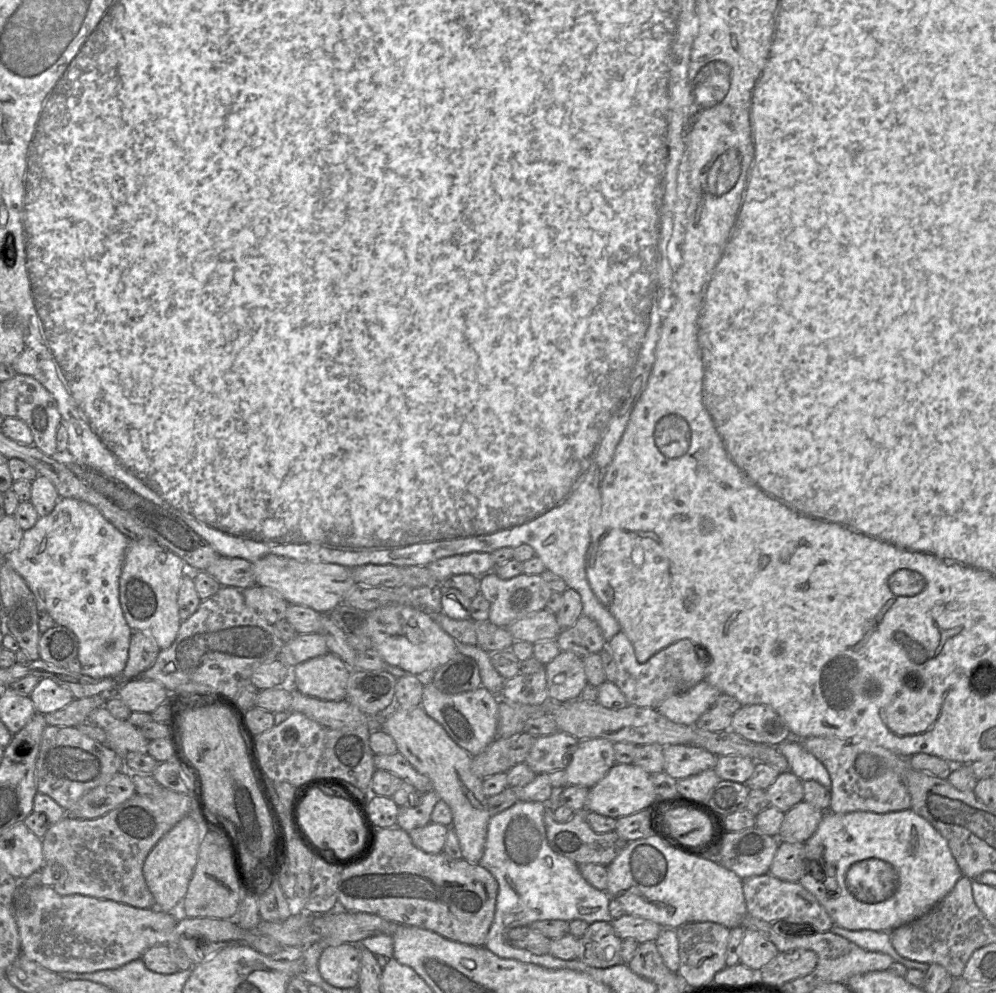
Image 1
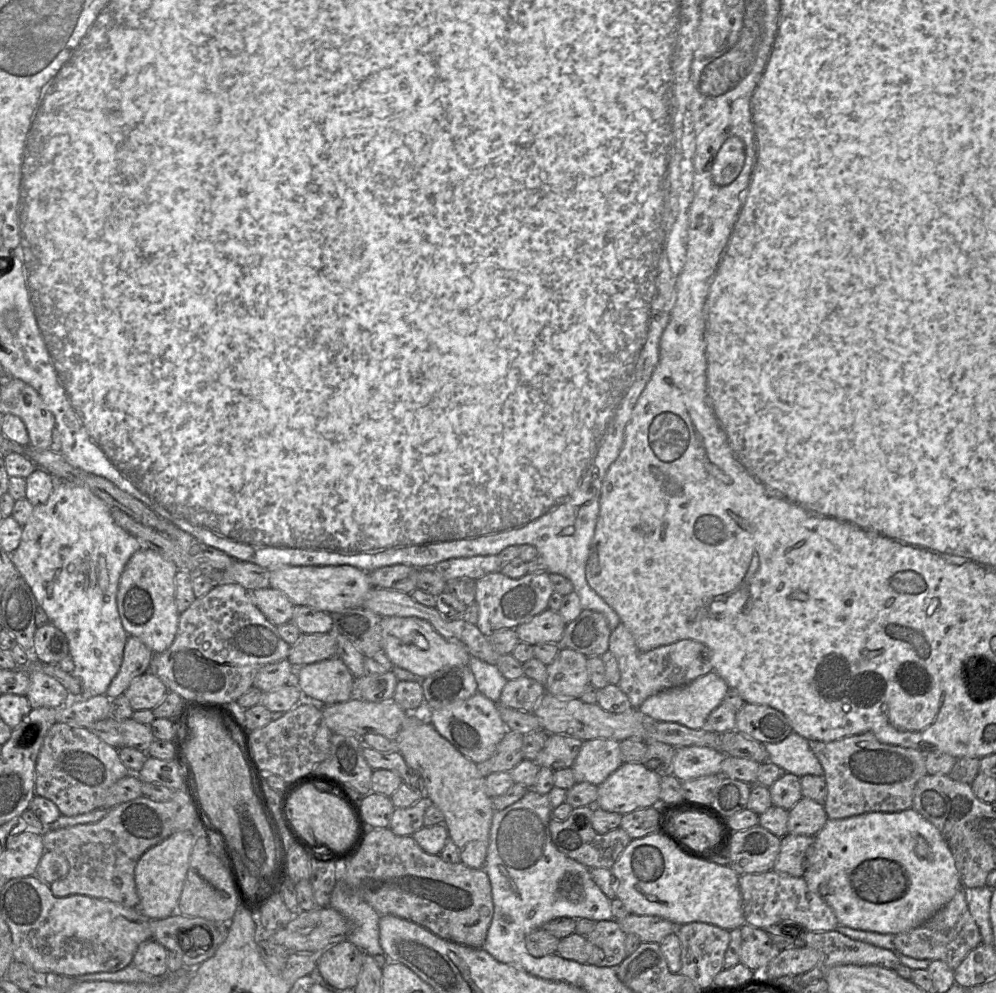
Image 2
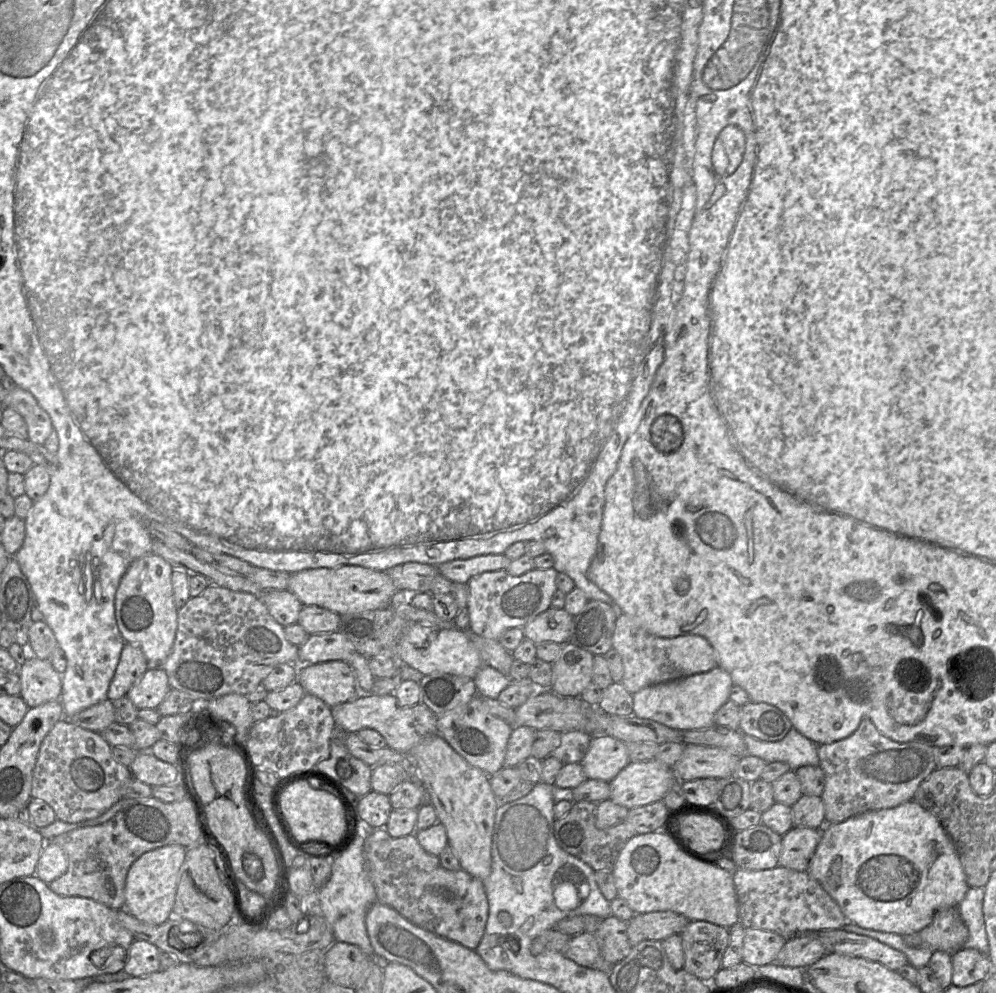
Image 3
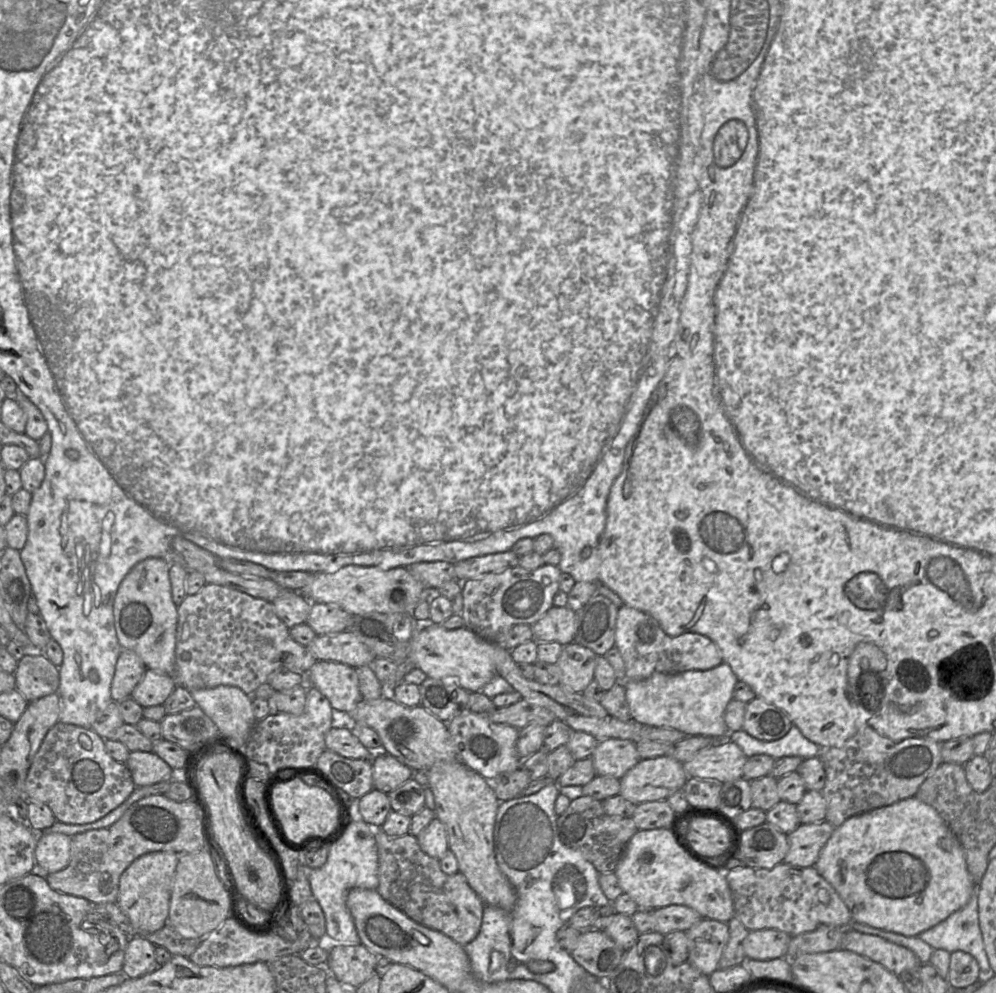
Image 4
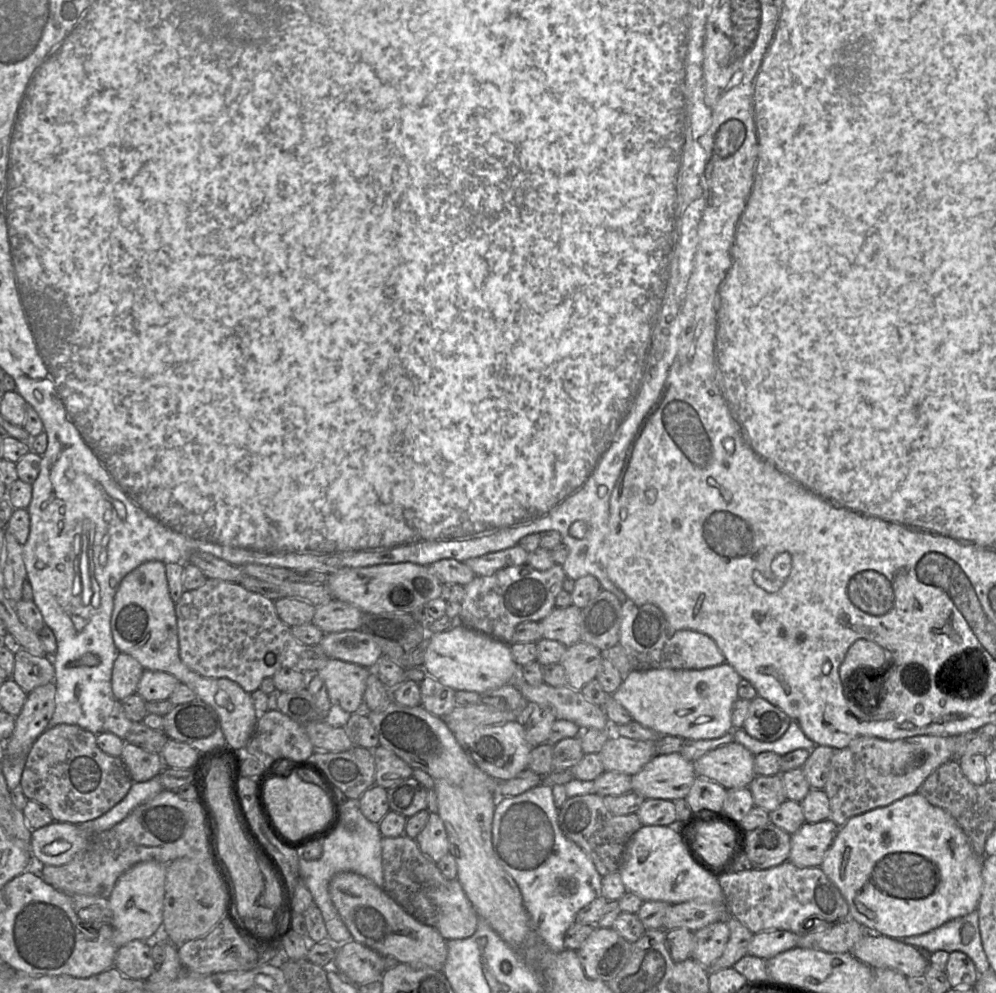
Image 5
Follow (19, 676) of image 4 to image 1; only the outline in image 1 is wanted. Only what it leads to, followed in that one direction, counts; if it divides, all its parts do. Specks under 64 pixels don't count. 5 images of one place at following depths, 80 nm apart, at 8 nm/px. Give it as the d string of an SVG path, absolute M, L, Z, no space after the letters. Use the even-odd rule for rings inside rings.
M49 678L40 679L29 697L34 704L36 713L43 715L64 708L75 699L68 688Z

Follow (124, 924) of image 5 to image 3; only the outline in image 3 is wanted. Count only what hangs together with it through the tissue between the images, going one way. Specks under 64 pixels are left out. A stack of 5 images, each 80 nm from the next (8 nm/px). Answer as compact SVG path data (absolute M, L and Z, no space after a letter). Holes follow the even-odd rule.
M175 844L156 848L140 856L127 874L125 910L147 924L159 925L171 918L186 851L185 847Z

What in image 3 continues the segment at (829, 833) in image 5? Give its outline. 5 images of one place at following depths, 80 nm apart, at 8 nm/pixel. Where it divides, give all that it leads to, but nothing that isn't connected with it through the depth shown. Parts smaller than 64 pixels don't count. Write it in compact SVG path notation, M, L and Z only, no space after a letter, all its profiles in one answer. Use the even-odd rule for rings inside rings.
M793 826L782 836L779 865L796 871L807 871L821 834L822 829Z

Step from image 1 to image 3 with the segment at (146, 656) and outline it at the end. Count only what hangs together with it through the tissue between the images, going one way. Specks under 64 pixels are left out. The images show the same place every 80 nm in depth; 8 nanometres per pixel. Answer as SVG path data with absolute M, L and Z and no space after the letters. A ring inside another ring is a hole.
M125 644L107 698L111 701L126 696L130 688L151 667L143 652L131 644Z

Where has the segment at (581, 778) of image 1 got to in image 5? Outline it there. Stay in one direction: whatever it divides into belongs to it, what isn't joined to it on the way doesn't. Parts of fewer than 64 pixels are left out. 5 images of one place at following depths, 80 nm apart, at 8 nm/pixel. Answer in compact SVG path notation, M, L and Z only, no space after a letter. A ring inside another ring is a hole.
M612 734L598 755L605 772L615 771L633 776L657 755L655 743Z

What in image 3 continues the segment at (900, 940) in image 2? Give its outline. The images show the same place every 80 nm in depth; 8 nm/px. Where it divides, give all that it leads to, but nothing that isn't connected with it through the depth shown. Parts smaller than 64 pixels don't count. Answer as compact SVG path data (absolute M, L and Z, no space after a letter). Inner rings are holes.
M950 907L937 912L932 922L922 930L903 937L911 947L942 951L952 956L964 948L968 936L968 928L958 907Z

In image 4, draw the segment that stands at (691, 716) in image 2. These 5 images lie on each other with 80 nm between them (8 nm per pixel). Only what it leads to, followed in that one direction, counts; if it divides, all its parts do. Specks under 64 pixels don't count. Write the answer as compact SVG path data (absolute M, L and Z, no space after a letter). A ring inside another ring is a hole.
M722 662L709 670L654 673L643 680L626 680L623 683L632 720L645 726L672 728L688 736L727 739L728 727L724 721L724 712L733 699L737 681L731 667Z

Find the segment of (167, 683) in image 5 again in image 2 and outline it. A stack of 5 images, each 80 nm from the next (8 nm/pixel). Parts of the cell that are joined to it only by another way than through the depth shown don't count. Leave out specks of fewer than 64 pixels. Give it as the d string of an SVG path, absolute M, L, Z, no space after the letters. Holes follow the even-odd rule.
M147 671L135 678L123 695L134 711L152 711L168 692L166 685L157 676Z

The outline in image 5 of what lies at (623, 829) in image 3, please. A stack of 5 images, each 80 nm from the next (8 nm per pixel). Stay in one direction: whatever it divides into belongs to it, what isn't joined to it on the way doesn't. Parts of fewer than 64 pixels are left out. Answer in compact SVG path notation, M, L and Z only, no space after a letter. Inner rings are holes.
M595 793L568 798L559 809L558 823L564 836L590 856L602 877L619 870L627 843L642 826L637 813L614 815Z

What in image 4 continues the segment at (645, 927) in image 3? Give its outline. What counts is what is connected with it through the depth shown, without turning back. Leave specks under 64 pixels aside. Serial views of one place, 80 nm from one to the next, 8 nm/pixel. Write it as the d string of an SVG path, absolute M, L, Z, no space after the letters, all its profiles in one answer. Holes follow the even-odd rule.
M669 905L650 911L650 930L666 935L672 931L686 932L703 917L683 905Z

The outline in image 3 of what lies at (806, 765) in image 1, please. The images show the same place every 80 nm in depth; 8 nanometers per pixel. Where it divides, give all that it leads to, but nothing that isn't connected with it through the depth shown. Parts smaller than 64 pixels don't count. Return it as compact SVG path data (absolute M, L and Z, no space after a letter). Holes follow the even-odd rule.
M792 727L787 735L778 741L759 740L744 735L746 754L757 756L766 763L785 762L790 770L805 765L818 766L818 746Z

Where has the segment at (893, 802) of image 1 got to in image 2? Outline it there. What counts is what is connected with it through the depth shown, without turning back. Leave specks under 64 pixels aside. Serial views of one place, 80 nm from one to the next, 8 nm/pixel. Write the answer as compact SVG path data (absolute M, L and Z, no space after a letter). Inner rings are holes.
M871 732L830 742L809 741L809 745L824 771L823 777L827 784L824 808L828 819L911 808L915 785L928 774L923 752L931 751L885 744Z

